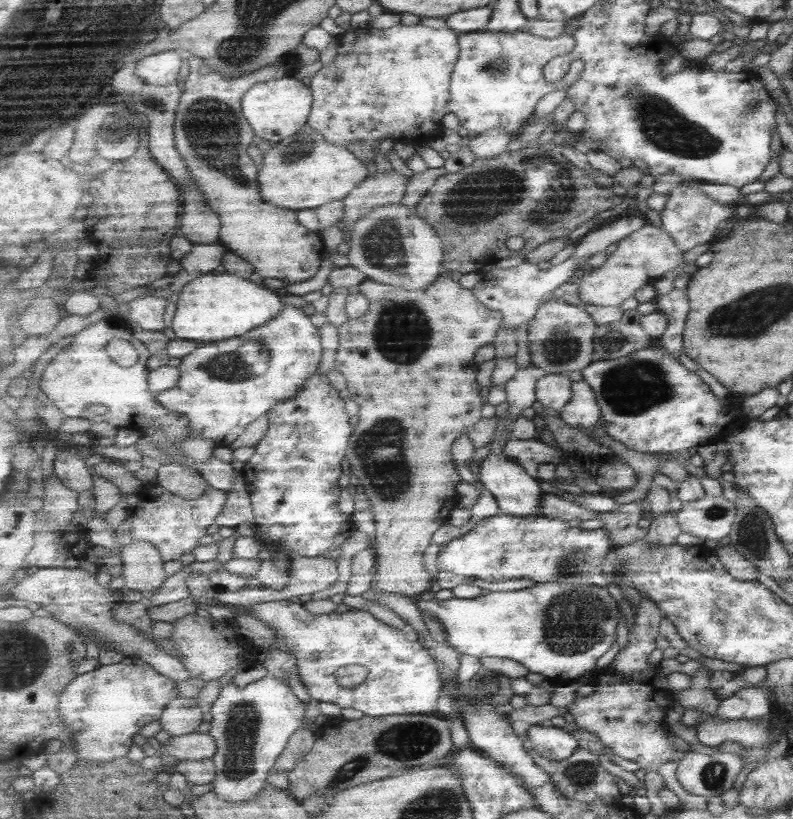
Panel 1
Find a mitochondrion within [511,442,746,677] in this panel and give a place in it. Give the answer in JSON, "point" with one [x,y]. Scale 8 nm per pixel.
{"point":[573,622]}

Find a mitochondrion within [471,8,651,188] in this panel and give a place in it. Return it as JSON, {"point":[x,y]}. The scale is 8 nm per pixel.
{"point":[499,68]}

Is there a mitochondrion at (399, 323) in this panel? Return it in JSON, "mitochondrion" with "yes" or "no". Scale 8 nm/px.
{"mitochondrion":"yes"}

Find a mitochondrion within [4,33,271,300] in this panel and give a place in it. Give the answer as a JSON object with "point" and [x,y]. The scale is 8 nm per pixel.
{"point":[209,128]}

